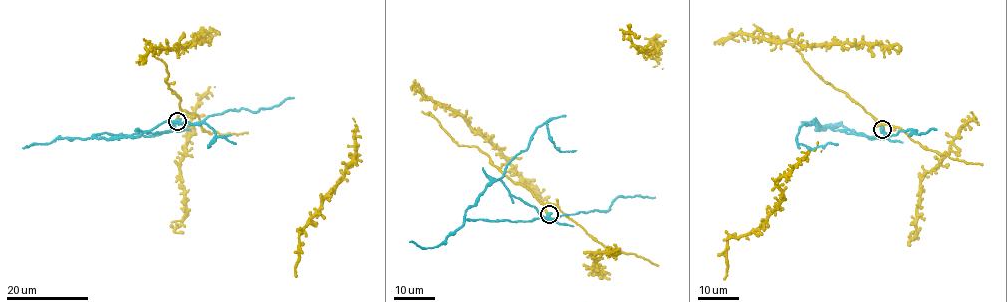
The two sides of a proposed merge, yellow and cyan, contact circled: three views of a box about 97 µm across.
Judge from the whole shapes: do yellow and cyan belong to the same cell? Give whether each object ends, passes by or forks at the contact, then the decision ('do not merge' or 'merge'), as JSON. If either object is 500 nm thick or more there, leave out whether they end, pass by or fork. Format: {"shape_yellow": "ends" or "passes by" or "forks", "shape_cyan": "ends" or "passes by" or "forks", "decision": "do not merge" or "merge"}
{"decision": "do not merge"}

